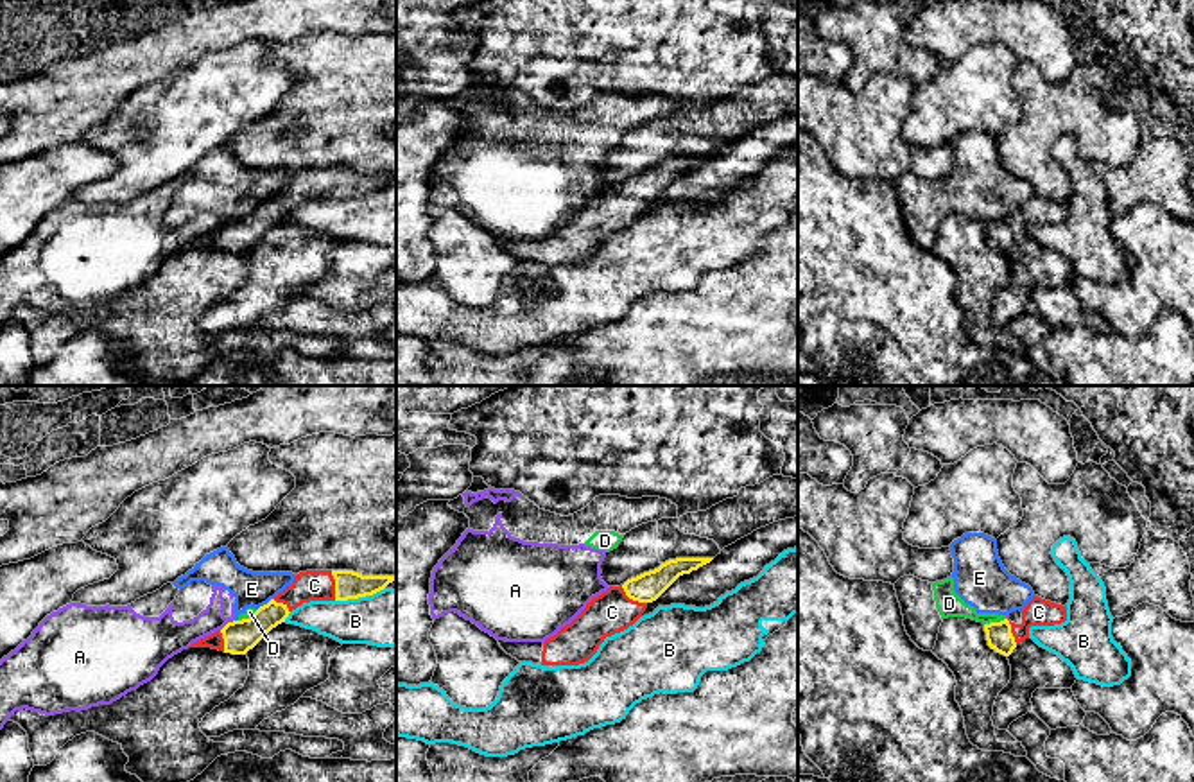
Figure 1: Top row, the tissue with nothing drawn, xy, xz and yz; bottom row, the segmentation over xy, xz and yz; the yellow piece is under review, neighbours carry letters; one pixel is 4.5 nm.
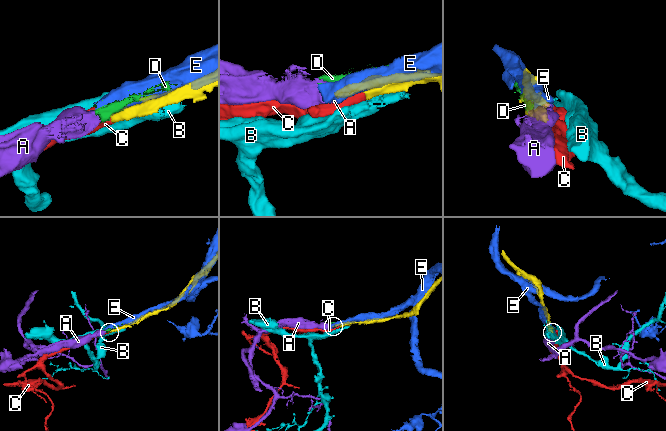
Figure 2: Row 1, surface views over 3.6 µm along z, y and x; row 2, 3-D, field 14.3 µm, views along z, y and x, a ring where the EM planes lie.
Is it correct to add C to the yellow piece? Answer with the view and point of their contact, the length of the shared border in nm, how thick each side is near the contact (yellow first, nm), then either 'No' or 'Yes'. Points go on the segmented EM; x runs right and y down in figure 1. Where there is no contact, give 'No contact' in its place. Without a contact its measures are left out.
Touches yellow at xz (631, 598). Shared border 150 nm. Thickness 140 nm (yellow) against 190 nm. Yes

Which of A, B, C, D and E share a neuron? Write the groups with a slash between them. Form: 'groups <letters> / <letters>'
groups A D E / B / C

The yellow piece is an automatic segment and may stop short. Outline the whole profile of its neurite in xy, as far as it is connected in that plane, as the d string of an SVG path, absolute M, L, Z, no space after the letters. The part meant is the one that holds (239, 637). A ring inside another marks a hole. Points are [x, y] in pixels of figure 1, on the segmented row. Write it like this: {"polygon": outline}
{"polygon": "M353 570L299 572L290 586L260 606L249 619L228 622L222 630L194 642L190 647L246 655L303 603L359 599L384 590L393 581L396 581L396 576L362 576Z"}

